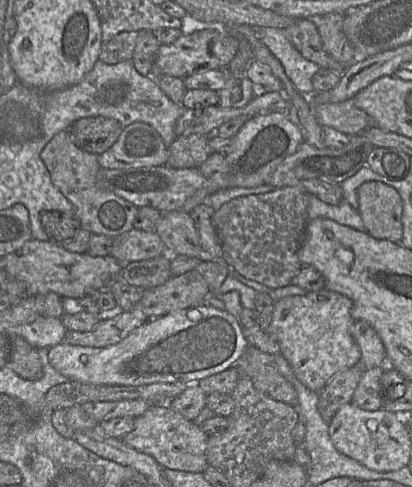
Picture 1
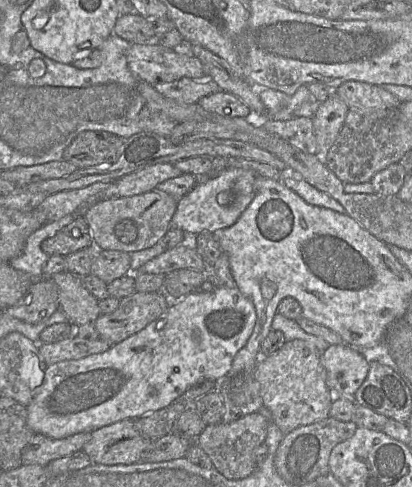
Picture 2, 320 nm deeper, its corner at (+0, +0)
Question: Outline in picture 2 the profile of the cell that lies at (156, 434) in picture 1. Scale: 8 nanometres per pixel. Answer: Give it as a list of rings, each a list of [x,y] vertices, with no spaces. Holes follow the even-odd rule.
[[[124,419],[93,430],[82,450],[94,464],[133,464],[140,461],[150,443],[137,428],[135,419]]]

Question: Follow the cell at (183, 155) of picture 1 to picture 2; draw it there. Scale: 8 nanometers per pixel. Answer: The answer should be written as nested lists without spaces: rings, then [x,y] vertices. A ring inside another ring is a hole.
[[[158,163],[138,169],[111,182],[107,189],[96,196],[77,215],[81,215],[86,207],[97,201],[144,194],[155,190],[160,183],[182,174],[173,163]]]

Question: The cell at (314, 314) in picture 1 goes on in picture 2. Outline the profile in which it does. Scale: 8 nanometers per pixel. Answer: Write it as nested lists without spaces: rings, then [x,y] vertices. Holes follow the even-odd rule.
[[[301,339],[286,341],[275,353],[260,357],[256,378],[264,406],[258,411],[268,421],[274,421],[284,434],[330,416],[334,397],[326,385],[321,353],[314,344]]]

